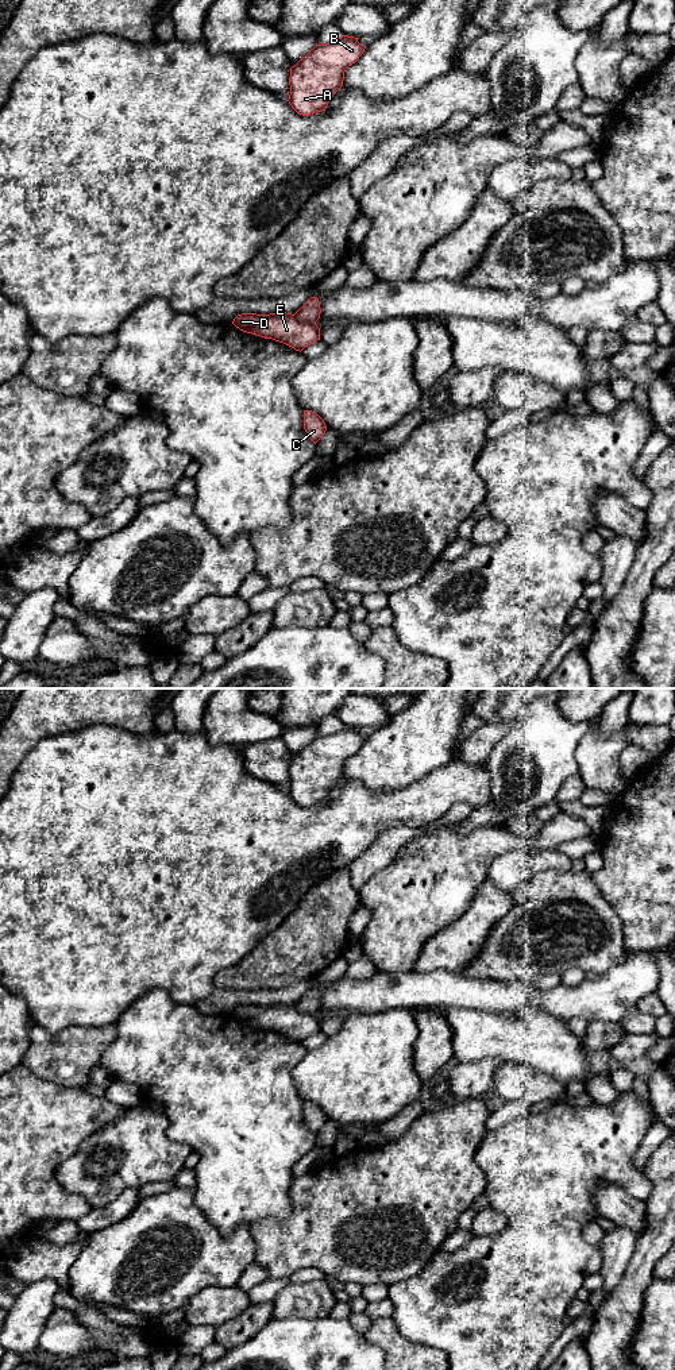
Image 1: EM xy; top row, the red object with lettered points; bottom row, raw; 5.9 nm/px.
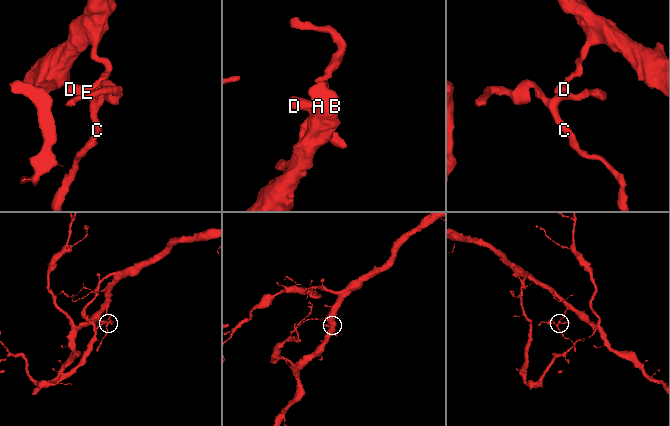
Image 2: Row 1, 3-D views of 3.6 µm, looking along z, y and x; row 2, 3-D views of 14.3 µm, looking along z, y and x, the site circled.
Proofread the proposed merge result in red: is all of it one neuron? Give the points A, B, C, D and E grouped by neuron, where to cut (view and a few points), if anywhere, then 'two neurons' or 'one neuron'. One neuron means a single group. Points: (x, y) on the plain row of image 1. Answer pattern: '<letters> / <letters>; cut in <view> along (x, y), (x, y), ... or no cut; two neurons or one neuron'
A B / C D E; cut in xy along (293, 1006), (300, 1011), (315, 1014); two neurons

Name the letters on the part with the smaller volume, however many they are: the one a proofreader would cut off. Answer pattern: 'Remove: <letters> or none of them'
Remove: C, D, E

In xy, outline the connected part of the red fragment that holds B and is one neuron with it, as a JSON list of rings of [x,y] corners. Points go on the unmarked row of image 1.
[[[343,726],[339,732],[316,736],[290,759],[289,795],[309,807],[327,799],[329,790],[343,777],[344,763],[364,742],[358,729]]]

